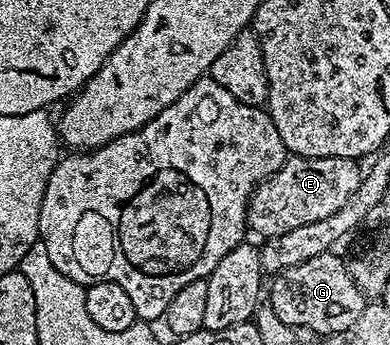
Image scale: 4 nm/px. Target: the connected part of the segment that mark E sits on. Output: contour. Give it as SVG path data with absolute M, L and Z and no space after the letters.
M288 155L287 161L269 177L263 180L251 195L247 204L247 228L255 231L262 238L289 234L289 230L297 230L297 226L309 226L309 222L321 222L321 218L329 218L329 214L337 214L349 198L357 191L361 179L360 165L349 158L313 158L312 156Z

